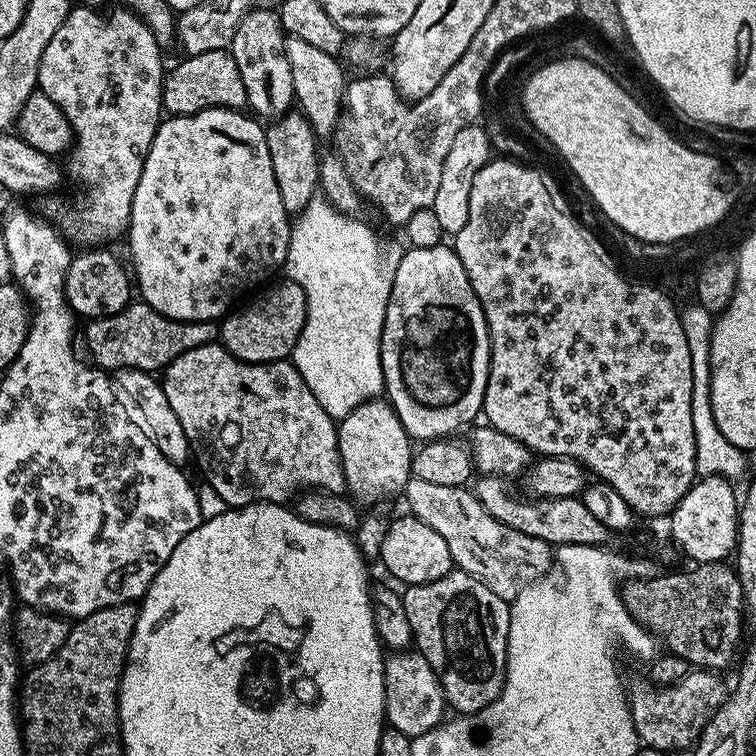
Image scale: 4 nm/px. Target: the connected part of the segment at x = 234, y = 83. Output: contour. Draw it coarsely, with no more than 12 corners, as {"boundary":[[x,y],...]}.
{"boundary":[[231,51],[185,55],[167,69],[165,113],[248,108]]}

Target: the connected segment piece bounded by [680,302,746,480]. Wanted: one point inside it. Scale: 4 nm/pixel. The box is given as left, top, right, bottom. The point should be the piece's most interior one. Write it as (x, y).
(714, 456)

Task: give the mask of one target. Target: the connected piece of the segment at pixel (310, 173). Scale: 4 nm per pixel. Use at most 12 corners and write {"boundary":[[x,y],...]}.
{"boundary":[[299,110],[266,128],[282,206],[298,214],[320,188],[318,133]]}

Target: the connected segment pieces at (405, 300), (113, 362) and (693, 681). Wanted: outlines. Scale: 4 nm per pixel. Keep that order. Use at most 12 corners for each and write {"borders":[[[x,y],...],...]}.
{"borders":[[[409,247],[380,339],[413,441],[481,415],[492,361],[458,254]],[[143,302],[87,321],[95,367],[153,374],[213,343],[215,323]],[[712,670],[630,688],[641,745],[691,749],[726,684]]]}

